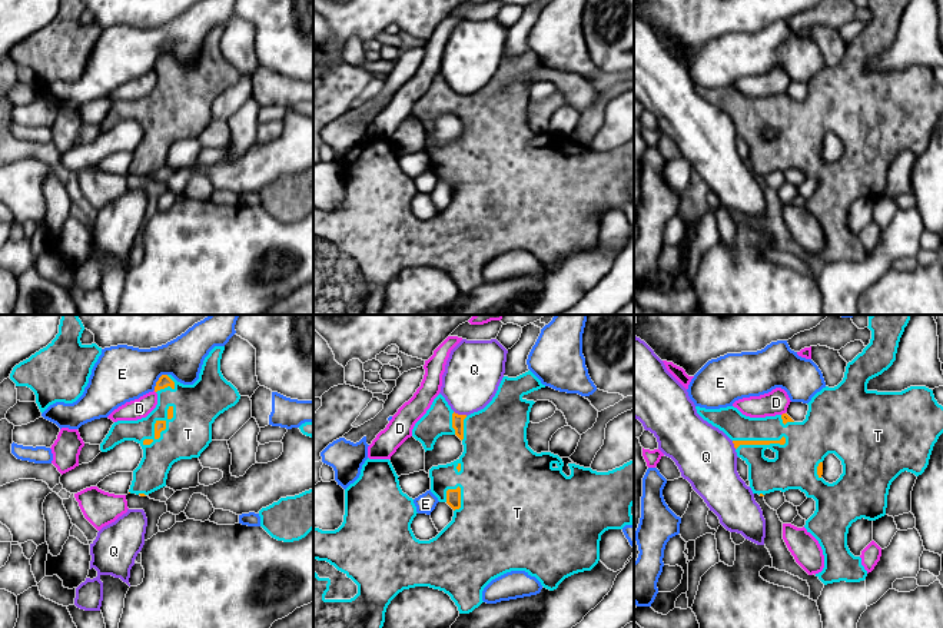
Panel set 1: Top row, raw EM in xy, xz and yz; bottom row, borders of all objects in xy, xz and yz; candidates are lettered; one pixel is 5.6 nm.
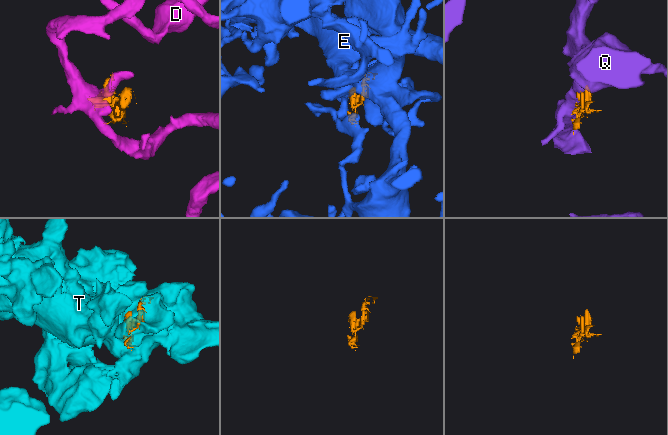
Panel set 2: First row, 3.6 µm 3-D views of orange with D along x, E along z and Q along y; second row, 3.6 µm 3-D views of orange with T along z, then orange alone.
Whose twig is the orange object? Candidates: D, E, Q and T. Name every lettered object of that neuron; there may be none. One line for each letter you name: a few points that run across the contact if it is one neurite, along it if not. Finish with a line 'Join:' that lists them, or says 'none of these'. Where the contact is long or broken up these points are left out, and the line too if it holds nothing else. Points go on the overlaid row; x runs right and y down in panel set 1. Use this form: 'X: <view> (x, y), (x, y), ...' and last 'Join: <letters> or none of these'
Join: T

